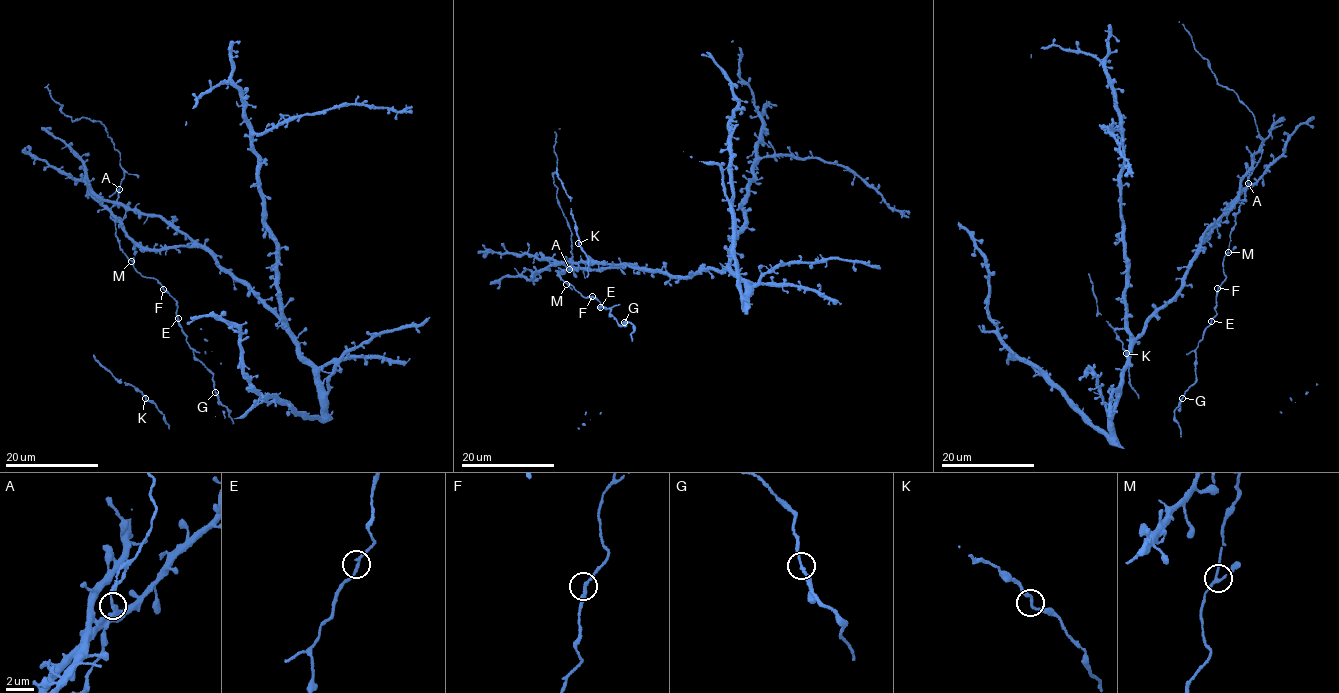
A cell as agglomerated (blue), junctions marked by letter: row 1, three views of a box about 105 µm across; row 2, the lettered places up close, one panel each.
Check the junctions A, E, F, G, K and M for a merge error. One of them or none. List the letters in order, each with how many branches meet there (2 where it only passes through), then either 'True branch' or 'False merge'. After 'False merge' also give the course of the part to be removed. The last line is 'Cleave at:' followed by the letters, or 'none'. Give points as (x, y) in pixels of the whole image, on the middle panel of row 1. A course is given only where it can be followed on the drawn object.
A: Branches: 3. True branch
E: Branches: 2. True branch
F: Branches: 2. True branch
G: Branches: 2. True branch
K: Branches: 2. True branch
M: Branches: 3. True branch
Cleave at: none

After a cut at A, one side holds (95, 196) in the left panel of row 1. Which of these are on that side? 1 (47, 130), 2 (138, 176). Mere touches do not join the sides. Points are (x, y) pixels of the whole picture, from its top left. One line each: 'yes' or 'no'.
1: yes
2: no

